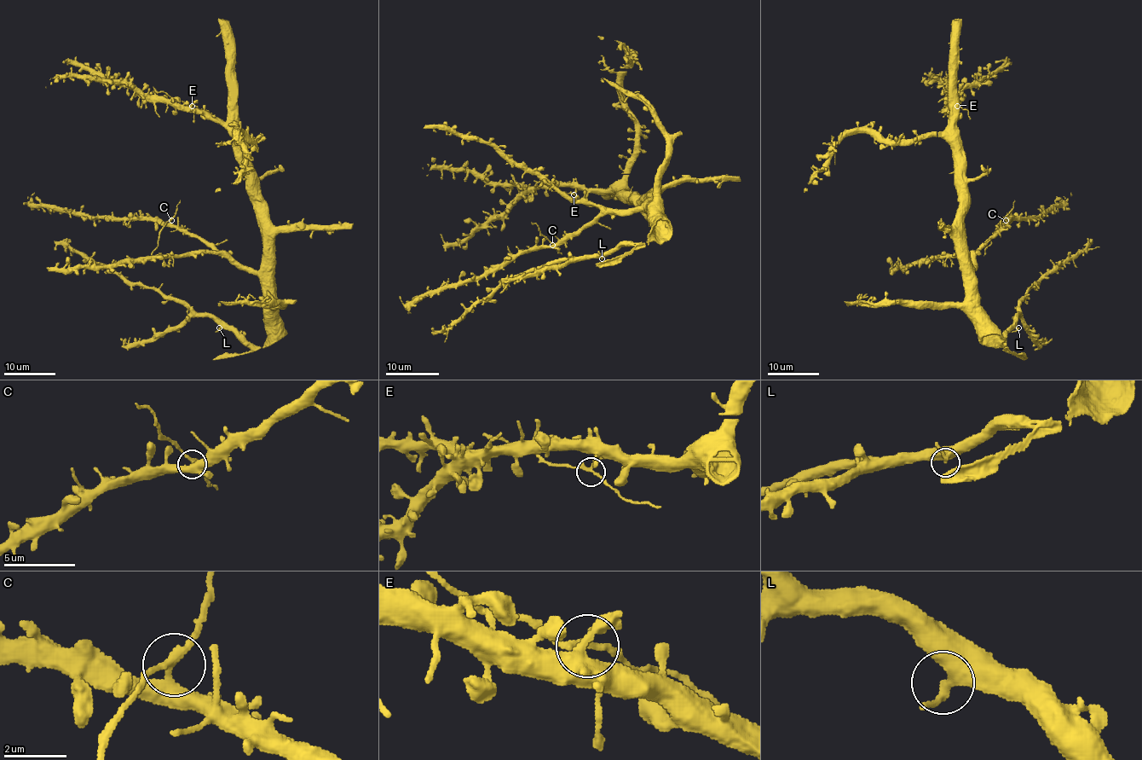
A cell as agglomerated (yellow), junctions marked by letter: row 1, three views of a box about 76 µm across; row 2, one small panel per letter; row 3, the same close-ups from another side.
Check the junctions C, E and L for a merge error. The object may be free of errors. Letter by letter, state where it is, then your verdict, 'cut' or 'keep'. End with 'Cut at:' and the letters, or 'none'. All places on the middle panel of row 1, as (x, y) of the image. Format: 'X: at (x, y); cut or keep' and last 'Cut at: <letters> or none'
C: at (552, 245); cut
E: at (573, 194); keep
L: at (602, 258); keep
Cut at: C

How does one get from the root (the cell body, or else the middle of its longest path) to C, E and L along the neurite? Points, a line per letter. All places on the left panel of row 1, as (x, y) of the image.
C: (268, 264), (258, 271), (242, 269), (197, 238), (180, 231), (171, 220)
E: (268, 264), (261, 218), (250, 197), (239, 142), (220, 124), (209, 119), (192, 107), (193, 103), (192, 106)
L: (268, 264), (268, 342), (260, 348), (250, 347), (233, 332), (219, 327)

